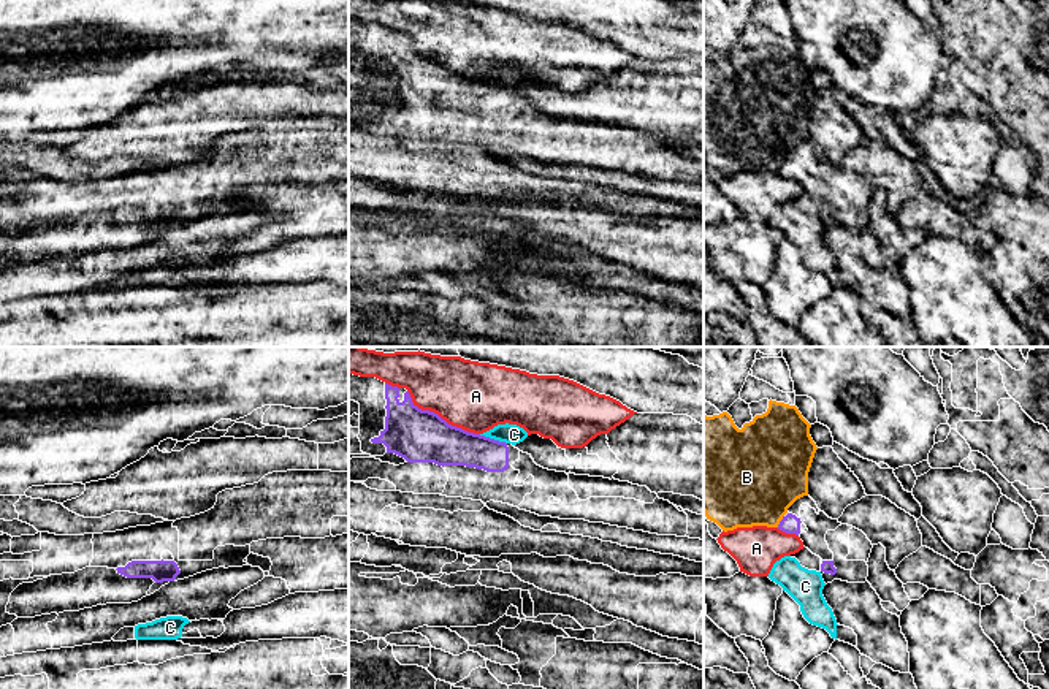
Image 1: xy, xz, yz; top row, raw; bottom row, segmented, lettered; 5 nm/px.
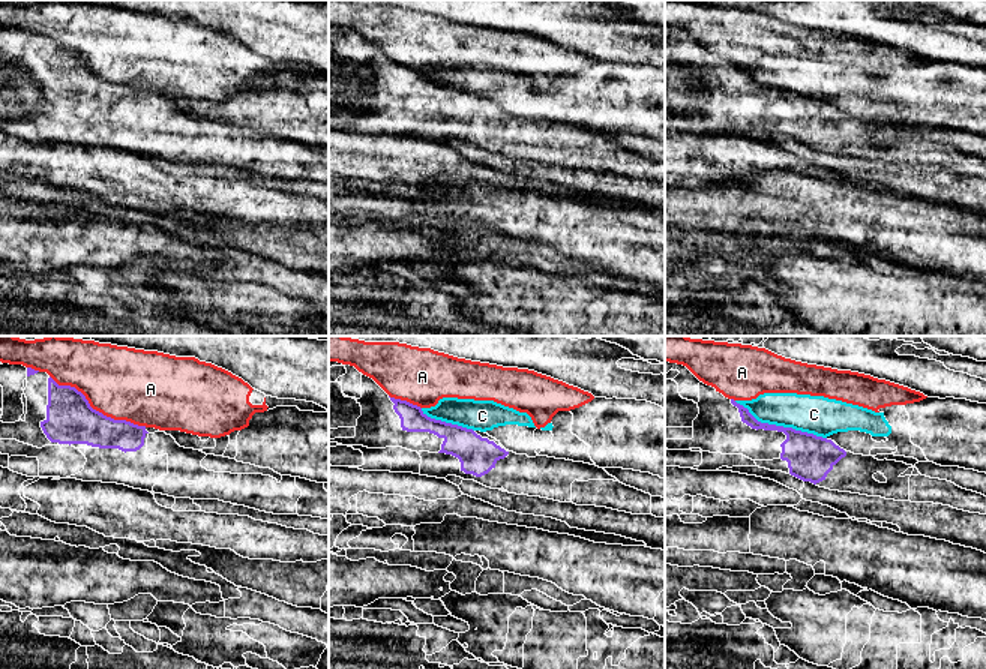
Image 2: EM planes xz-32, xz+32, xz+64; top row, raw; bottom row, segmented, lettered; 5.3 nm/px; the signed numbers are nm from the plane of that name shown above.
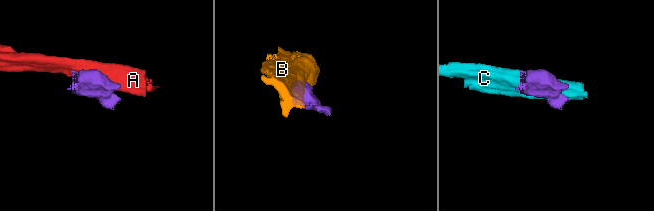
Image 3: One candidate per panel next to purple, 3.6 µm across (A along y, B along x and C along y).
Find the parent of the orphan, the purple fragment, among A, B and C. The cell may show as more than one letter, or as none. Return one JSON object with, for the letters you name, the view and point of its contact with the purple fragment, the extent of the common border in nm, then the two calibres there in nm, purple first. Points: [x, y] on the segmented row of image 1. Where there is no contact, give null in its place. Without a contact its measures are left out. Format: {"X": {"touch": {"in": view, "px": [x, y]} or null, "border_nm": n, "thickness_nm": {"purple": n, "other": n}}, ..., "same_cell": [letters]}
{"same_cell": []}

